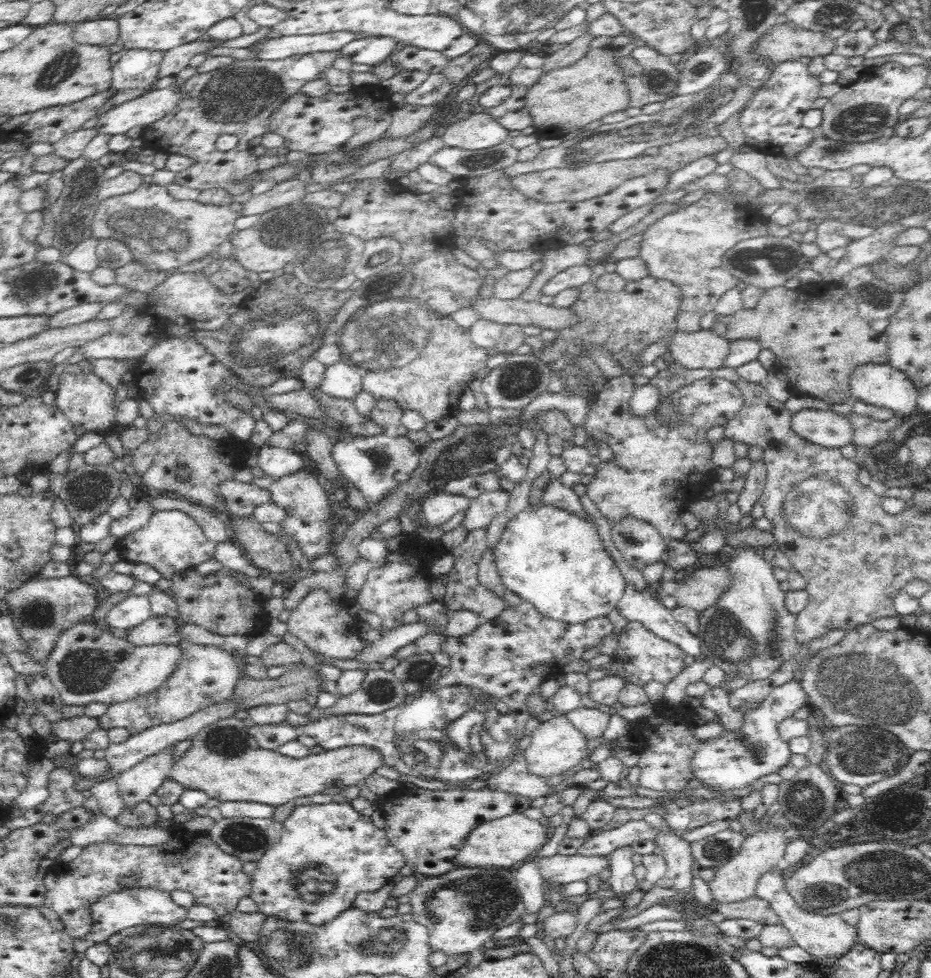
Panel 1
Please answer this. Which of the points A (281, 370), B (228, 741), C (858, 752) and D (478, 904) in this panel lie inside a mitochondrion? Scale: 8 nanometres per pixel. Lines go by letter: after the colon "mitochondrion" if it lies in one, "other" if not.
A: other
B: mitochondrion
C: mitochondrion
D: mitochondrion

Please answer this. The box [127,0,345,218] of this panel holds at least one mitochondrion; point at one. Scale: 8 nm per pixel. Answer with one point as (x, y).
(235, 97)

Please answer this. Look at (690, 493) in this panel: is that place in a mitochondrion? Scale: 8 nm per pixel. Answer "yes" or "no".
no

